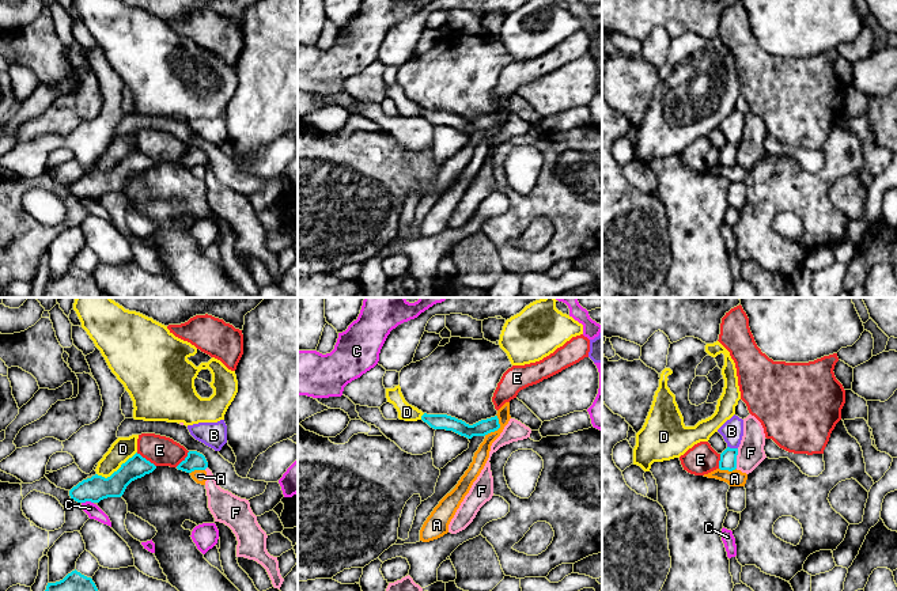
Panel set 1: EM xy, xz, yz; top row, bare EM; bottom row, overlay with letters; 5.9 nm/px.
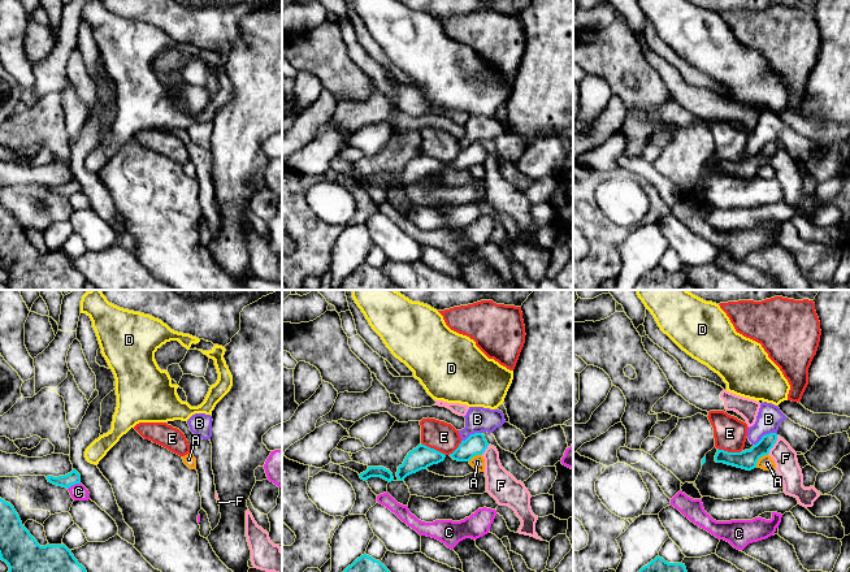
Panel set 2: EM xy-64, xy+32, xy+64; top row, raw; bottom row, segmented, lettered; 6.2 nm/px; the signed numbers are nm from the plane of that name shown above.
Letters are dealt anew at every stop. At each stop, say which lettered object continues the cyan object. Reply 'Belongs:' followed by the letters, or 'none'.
Belongs: none

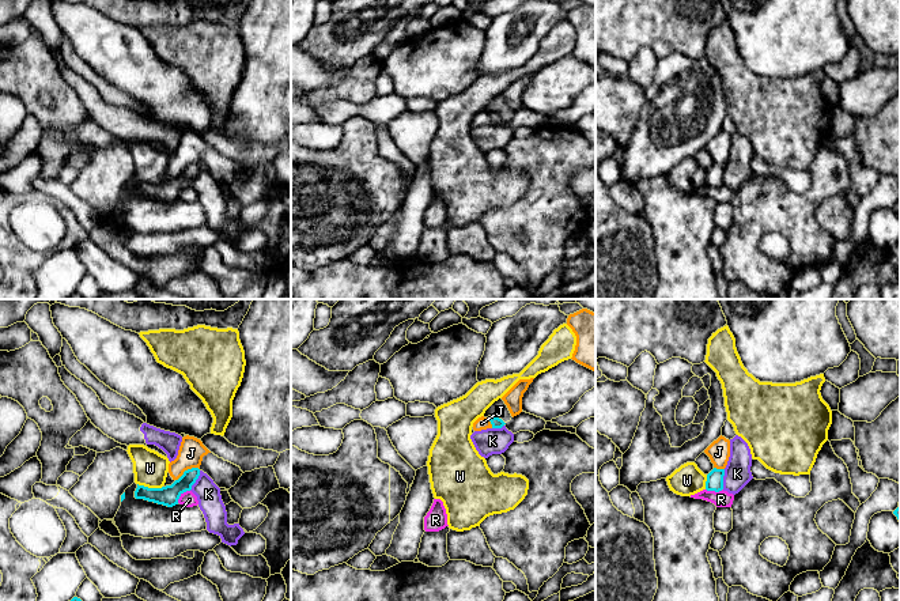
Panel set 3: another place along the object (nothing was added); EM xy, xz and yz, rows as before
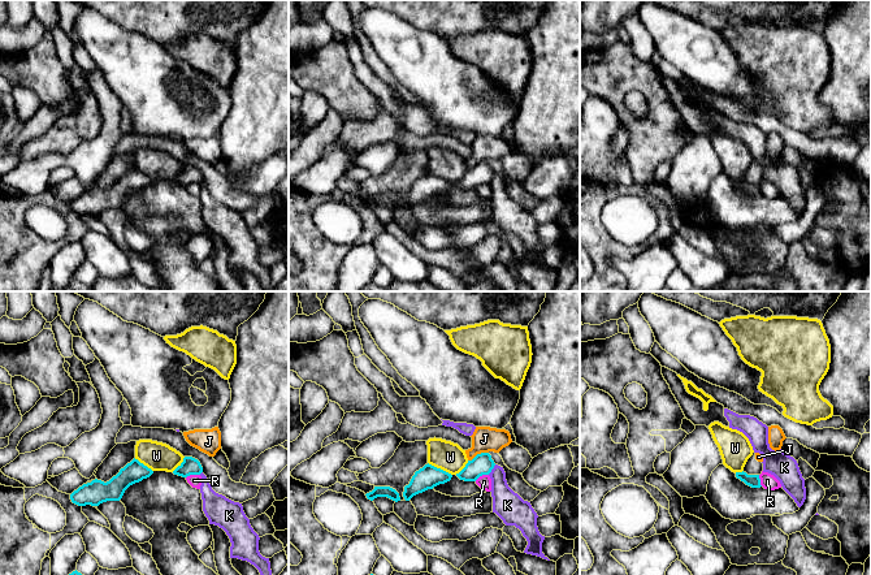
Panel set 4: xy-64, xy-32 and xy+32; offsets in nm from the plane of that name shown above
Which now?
Belongs: none

